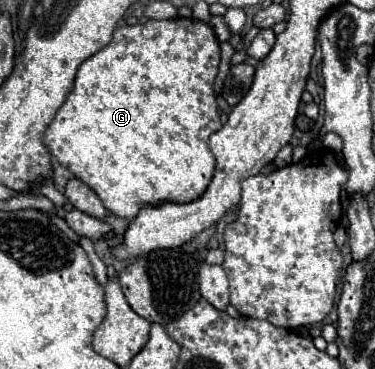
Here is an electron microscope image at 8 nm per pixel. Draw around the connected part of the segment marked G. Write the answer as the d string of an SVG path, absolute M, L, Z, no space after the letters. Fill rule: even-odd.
M176 17L176 19L168 19L168 21L146 21L144 25L136 23L136 25L124 25L124 27L116 27L114 29L114 39L100 49L98 53L90 55L76 73L74 79L74 87L70 91L70 95L66 97L64 105L60 107L60 111L56 113L54 121L48 125L48 129L44 131L44 145L48 147L48 151L58 159L60 165L64 165L70 173L74 173L74 177L78 177L80 181L84 181L104 203L104 207L118 215L118 217L126 217L126 219L134 219L138 215L138 209L142 207L142 203L162 203L162 201L174 201L174 203L186 203L186 201L194 201L196 197L200 197L212 175L214 175L214 155L210 151L208 145L208 137L218 131L222 127L220 123L220 115L218 115L218 103L216 103L216 95L214 95L214 77L218 75L218 63L220 63L220 47L218 47L218 39L212 31L212 27L204 21L198 19L188 19L188 17Z

